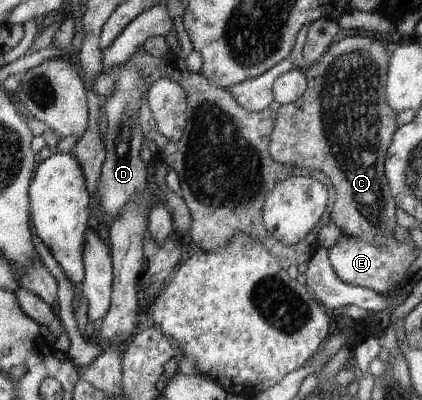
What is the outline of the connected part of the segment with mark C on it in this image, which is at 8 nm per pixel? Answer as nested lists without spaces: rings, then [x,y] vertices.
[[[348,36],[337,42],[337,47],[329,46],[329,49],[323,53],[322,58],[312,66],[304,69],[307,80],[307,89],[305,93],[293,103],[283,105],[277,112],[276,124],[269,136],[268,150],[269,155],[277,162],[290,166],[299,166],[303,168],[315,168],[331,182],[335,188],[335,202],[330,213],[330,221],[333,222],[342,231],[343,235],[357,238],[358,240],[372,243],[376,246],[384,246],[389,237],[393,237],[394,229],[397,225],[397,204],[393,199],[388,179],[384,174],[384,159],[387,148],[391,145],[394,131],[398,128],[397,112],[389,105],[386,98],[386,81],[388,79],[388,63],[390,62],[391,46],[384,44],[375,37]]]

